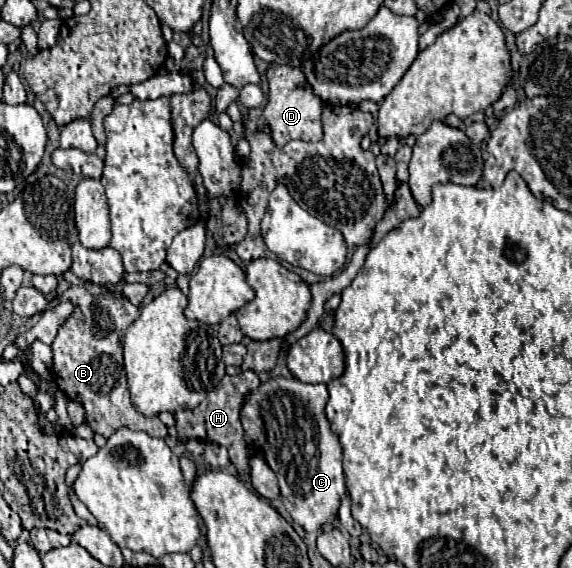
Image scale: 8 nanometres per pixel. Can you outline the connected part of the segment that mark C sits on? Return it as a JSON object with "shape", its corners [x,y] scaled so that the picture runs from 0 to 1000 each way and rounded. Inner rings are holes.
{"shape":[[[484,665],[484,669],[467,669],[446,690],[439,690],[439,701],[421,718],[421,743],[428,754],[432,782],[453,785],[467,817],[477,824],[477,831],[488,842],[488,859],[502,901],[537,937],[551,937],[586,912],[593,894],[593,877],[605,866],[600,820],[596,820],[600,789],[593,785],[593,771],[579,757],[579,743],[568,729],[572,701],[575,694],[568,676],[533,676],[519,665]]]}

